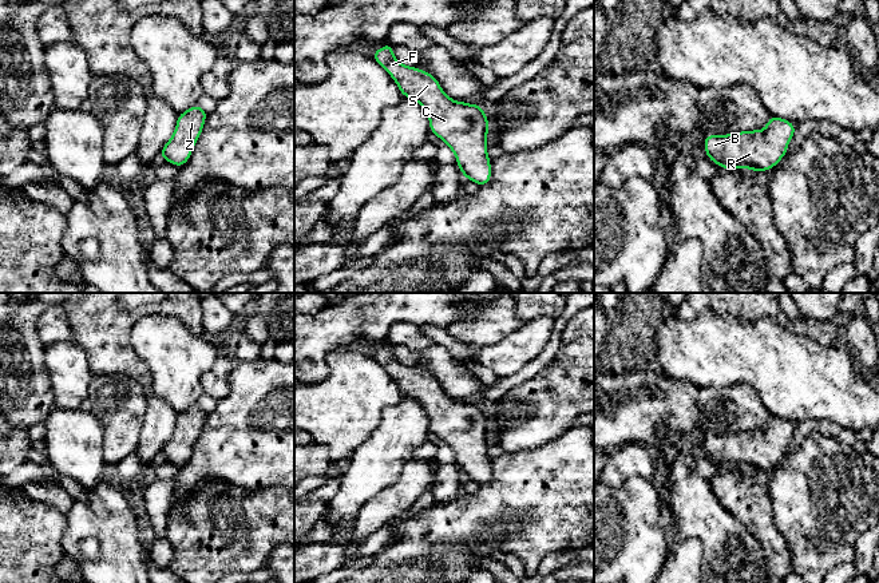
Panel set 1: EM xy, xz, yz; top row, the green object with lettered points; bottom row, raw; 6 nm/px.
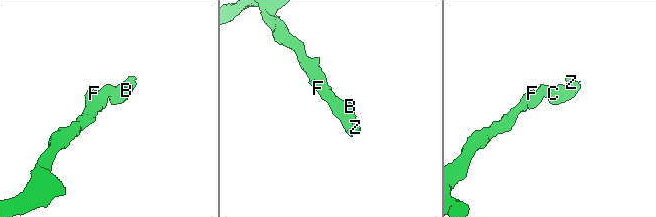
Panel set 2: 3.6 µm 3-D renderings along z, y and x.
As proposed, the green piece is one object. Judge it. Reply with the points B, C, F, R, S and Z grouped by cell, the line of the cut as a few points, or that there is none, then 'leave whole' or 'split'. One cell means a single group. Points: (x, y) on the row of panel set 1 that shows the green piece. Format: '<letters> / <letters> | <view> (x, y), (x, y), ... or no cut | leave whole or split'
B C F R S Z | no cut | leave whole

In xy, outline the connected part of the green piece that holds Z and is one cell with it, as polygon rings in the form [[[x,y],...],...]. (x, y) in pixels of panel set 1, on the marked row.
[[[198,104],[178,115],[170,140],[163,146],[161,159],[181,168],[189,159],[205,126],[207,111]]]

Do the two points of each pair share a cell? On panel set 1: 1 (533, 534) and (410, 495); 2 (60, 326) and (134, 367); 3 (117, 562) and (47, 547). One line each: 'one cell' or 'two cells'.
1: two cells
2: two cells
3: two cells

